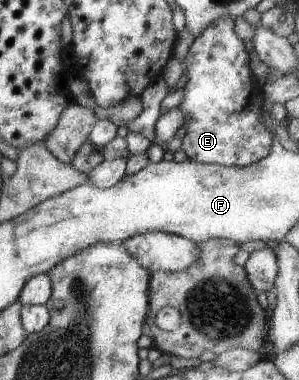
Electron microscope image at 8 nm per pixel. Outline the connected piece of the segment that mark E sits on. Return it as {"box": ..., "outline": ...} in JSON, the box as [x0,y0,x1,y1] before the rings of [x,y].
{"box":[177,16,273,167],"outline":[[[221,16],[209,22],[193,39],[182,61],[187,82],[177,117],[185,126],[180,148],[191,162],[244,167],[267,156],[273,146],[272,134],[259,120],[265,104],[261,85],[253,82],[249,53],[233,32],[233,21]]]}

